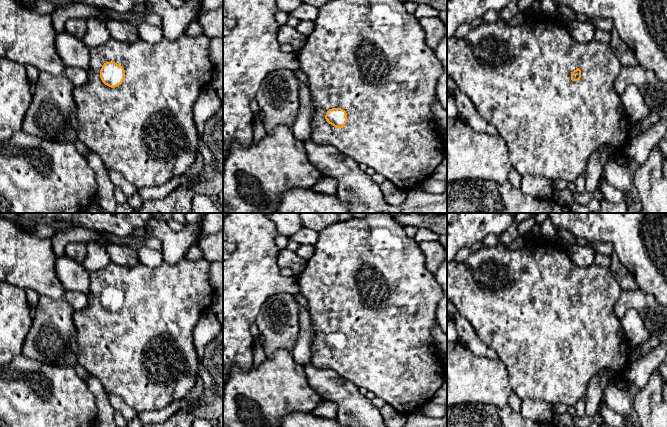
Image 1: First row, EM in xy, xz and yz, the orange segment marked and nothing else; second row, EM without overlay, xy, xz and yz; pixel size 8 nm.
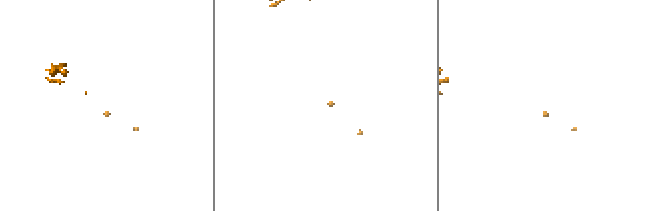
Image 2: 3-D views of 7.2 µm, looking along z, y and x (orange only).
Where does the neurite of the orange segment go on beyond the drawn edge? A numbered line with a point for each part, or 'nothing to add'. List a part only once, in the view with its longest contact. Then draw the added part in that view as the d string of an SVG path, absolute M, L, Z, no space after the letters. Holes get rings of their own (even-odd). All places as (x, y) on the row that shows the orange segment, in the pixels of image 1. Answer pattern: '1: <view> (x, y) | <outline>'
1: xy (144, 129) | M186 35L180 36L176 40L162 39L160 42L148 43L141 39L135 42L122 42L111 38L105 44L91 48L90 50L90 66L88 69L88 81L80 86L74 87L73 98L75 101L75 110L72 112L71 117L75 129L78 134L78 138L83 142L91 151L99 155L103 161L105 167L109 170L115 170L119 172L130 184L137 189L157 187L165 184L169 180L182 176L188 173L188 170L195 161L198 153L198 147L200 145L200 134L196 129L193 120L193 105L200 95L202 89L210 85L215 68L210 59L210 39L205 35L197 37L190 37ZM106 62L115 62L121 65L125 70L125 78L121 85L111 88L105 85L100 78L100 70Z

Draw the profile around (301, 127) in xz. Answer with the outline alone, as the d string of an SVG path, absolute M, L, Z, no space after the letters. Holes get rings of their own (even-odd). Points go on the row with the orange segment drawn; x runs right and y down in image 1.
M301 82L299 86L298 99L298 114L291 127L291 131L297 139L305 142L310 138L310 122L313 114L313 103L308 86Z

